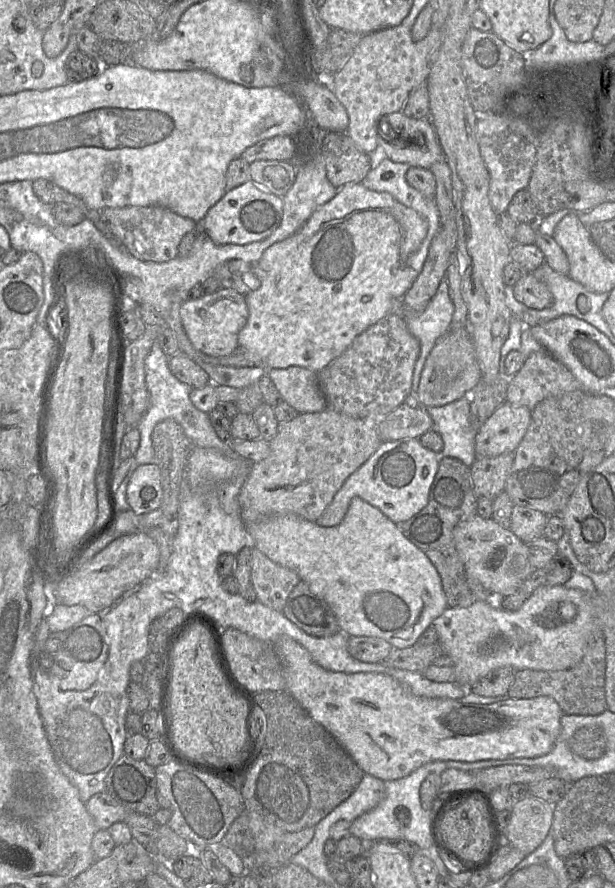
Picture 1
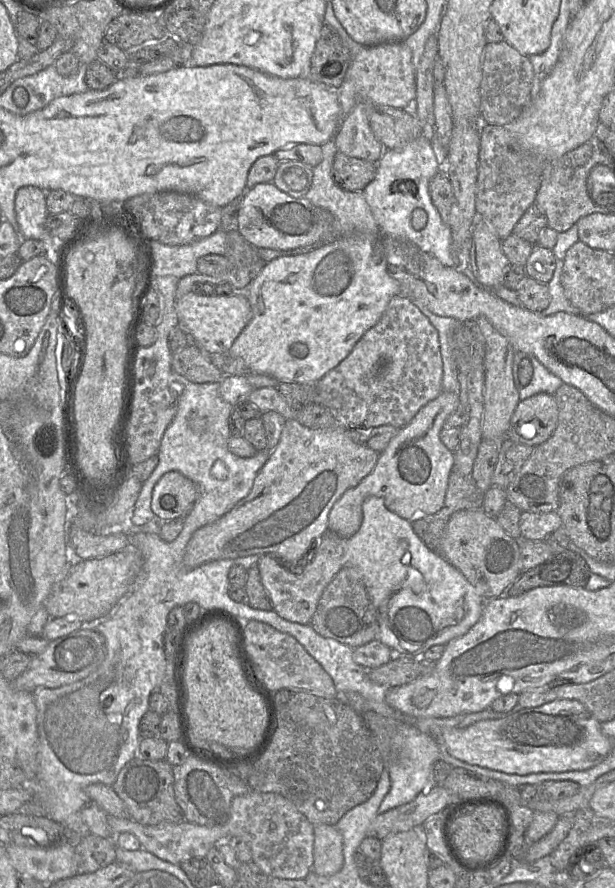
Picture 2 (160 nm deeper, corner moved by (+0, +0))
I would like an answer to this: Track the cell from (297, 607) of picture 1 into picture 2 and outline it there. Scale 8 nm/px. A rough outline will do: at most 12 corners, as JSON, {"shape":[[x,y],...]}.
{"shape":[[344,566],[310,621],[351,648],[377,639],[361,573]]}

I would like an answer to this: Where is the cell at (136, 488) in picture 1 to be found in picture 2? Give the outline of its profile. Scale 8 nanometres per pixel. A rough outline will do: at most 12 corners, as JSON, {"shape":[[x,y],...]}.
{"shape":[[170,471],[155,484],[151,509],[159,521],[185,518],[196,485]]}

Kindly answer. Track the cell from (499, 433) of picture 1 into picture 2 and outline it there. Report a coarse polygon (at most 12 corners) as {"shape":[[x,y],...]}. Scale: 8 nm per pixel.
{"shape":[[553,394],[523,399],[506,438],[536,447],[554,433]]}

